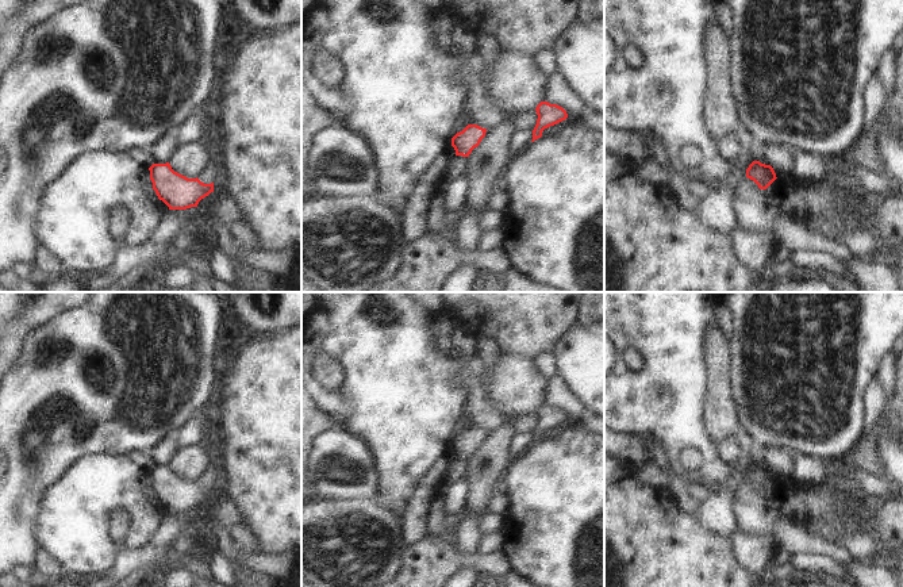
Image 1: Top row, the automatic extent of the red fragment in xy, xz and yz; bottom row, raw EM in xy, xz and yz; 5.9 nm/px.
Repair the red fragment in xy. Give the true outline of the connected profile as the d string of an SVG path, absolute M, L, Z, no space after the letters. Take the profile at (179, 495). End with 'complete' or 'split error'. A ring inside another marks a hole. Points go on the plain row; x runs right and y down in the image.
M169 465L153 467L149 473L153 492L169 513L197 510L201 502L214 495L214 486L204 487L197 480L188 482L174 475Z; complete

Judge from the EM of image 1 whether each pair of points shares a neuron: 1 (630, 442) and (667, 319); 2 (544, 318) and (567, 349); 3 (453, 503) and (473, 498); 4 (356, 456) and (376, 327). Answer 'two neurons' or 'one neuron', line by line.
1: two neurons
2: two neurons
3: two neurons
4: two neurons

